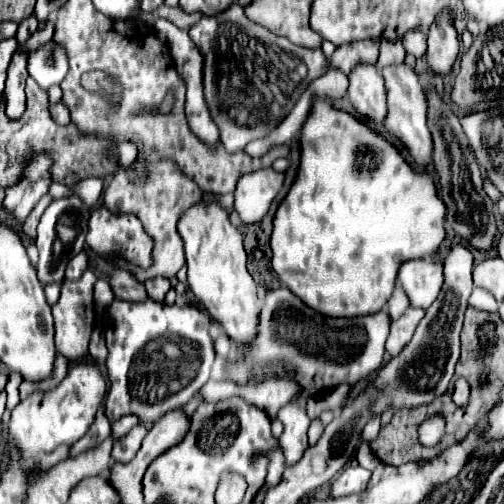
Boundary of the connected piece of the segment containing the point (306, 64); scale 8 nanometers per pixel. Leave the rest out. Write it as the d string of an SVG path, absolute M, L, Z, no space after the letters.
M237 2L213 18L213 34L201 42L205 102L229 154L241 152L251 140L269 136L297 104L309 82L325 74L327 58L321 50L301 48L283 36L269 34L261 24L253 24Z

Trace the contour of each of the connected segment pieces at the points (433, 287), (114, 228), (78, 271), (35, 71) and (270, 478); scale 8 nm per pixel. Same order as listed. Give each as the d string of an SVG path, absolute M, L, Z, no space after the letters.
M407 260L397 274L413 308L429 308L445 282L441 260Z
M95 208L89 220L87 244L101 256L119 252L125 260L143 268L151 264L153 240L145 234L141 222L133 214L113 216L113 212Z
M81 250L77 256L73 256L73 260L69 260L65 278L67 280L77 280L87 270L87 266L89 266L89 254L87 254L87 250Z
M45 42L29 54L27 70L43 90L49 90L51 86L59 84L69 70L65 50L55 42Z
M273 448L273 452L269 452L267 456L269 456L269 472L267 472L267 480L261 488L261 492L267 492L275 484L279 484L279 480L283 476L283 470L285 470L285 458L283 458L281 448Z

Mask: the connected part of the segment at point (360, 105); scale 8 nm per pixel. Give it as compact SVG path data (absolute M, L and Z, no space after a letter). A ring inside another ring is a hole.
M361 64L349 74L349 102L363 118L373 120L375 124L383 124L385 120L385 84L381 80L379 70L373 64Z

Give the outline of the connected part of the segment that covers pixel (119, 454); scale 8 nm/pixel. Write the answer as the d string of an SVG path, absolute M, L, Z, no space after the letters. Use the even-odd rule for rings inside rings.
M137 424L125 438L113 444L111 458L115 462L129 462L137 454L137 448L141 448L141 440L145 434L147 434L147 428L143 424Z

